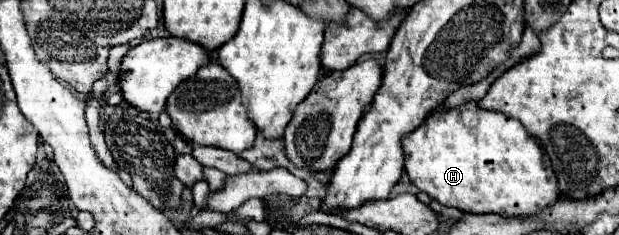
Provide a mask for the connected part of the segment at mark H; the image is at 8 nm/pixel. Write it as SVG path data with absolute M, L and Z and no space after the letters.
M468 101L460 107L452 107L452 109L446 109L446 107L438 107L434 113L430 113L430 117L426 117L426 121L414 129L412 133L408 133L406 137L402 137L402 147L404 147L404 157L406 157L406 163L404 163L404 169L410 177L410 181L424 193L428 193L432 199L436 199L438 203L446 205L446 207L456 207L464 213L496 213L496 215L504 215L504 217L530 217L530 215L536 215L540 213L542 209L554 205L560 197L558 193L558 181L552 173L552 167L550 167L550 161L548 157L542 153L540 145L536 143L534 137L530 137L524 129L524 125L518 121L518 119L512 119L512 117L506 117L504 113L498 113L498 111L486 111L486 109L480 109L478 103L474 101Z

